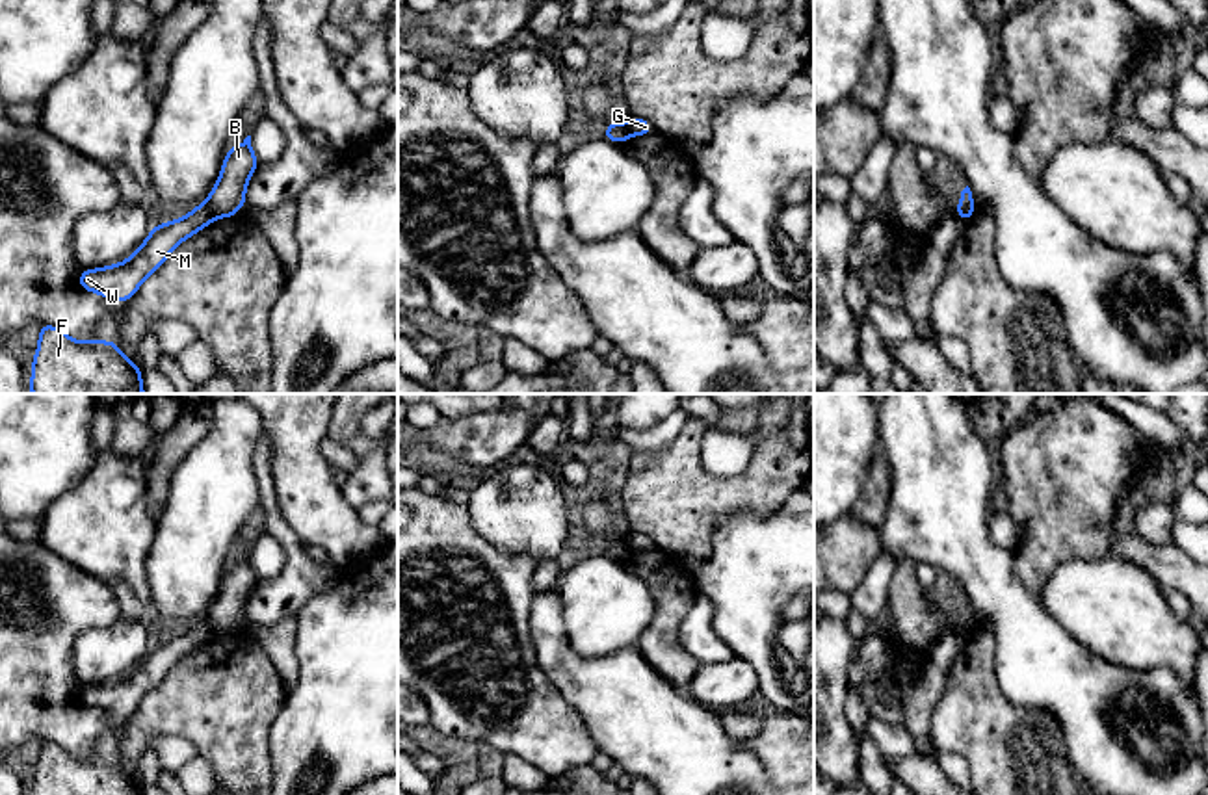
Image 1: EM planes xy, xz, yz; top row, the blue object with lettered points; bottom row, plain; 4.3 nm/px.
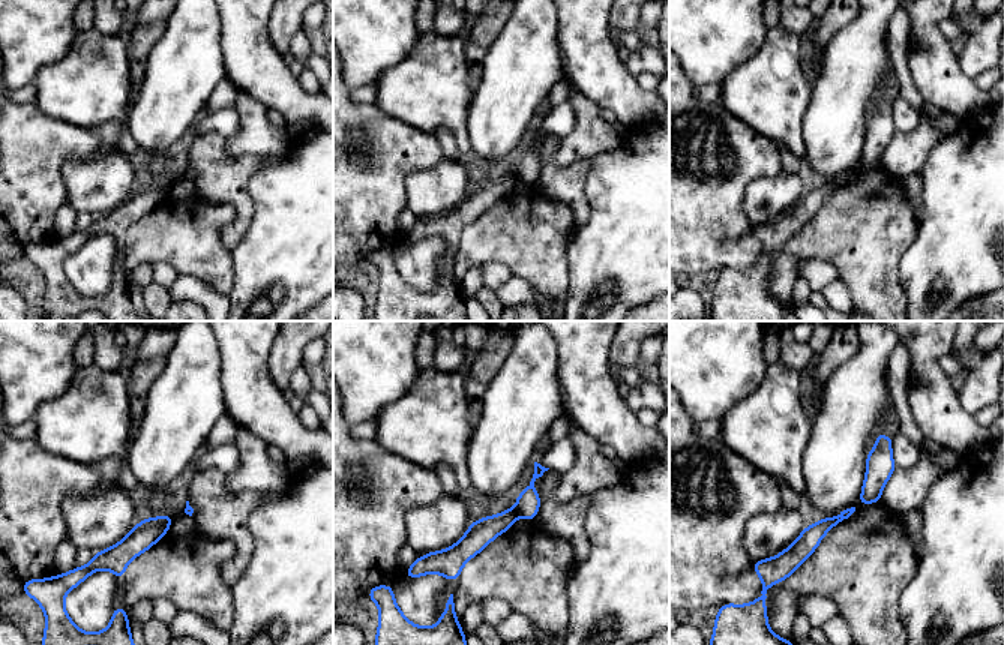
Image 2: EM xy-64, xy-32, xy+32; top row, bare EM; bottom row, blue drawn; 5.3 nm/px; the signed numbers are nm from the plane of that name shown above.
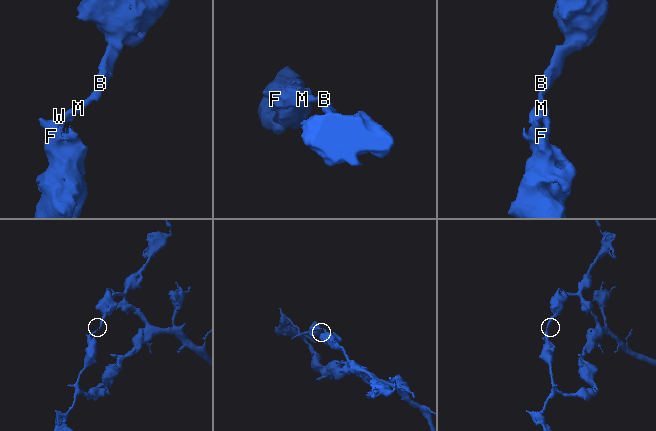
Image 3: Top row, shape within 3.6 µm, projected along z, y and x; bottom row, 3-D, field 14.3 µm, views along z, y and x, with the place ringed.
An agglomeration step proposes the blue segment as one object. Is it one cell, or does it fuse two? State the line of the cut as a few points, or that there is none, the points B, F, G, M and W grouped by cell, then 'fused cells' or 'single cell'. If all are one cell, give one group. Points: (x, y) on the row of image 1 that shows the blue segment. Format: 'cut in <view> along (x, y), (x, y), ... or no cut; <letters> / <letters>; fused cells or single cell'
cut in xy along (205, 203), (214, 216); B G / F M W; fused cells

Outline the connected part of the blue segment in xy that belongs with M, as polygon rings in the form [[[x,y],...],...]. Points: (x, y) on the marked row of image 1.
[[[201,204],[182,219],[152,227],[143,245],[125,262],[80,271],[80,288],[110,301],[130,301],[141,282],[167,260],[177,245],[203,230],[212,219],[212,210]]]

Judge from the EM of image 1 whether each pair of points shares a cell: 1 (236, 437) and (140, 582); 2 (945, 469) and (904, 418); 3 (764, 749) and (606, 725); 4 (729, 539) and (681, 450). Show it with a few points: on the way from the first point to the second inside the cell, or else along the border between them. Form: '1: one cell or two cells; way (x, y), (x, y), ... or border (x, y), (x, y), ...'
1: two cells; border (157, 530), (147, 556), (149, 602)
2: one cell; way (935, 456), (917, 431)
3: two cells; border (740, 742), (766, 775)
4: two cells; border (762, 513), (723, 515), (705, 560)

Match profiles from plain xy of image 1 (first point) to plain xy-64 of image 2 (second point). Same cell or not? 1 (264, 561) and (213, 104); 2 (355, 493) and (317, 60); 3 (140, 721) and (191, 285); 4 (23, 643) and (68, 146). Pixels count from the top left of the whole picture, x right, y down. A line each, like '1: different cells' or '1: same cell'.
1: different cells
2: same cell
3: different cells
4: same cell

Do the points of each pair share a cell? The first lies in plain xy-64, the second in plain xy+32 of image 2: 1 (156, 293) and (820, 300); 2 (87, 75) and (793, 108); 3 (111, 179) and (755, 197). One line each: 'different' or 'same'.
1: same
2: same
3: same

